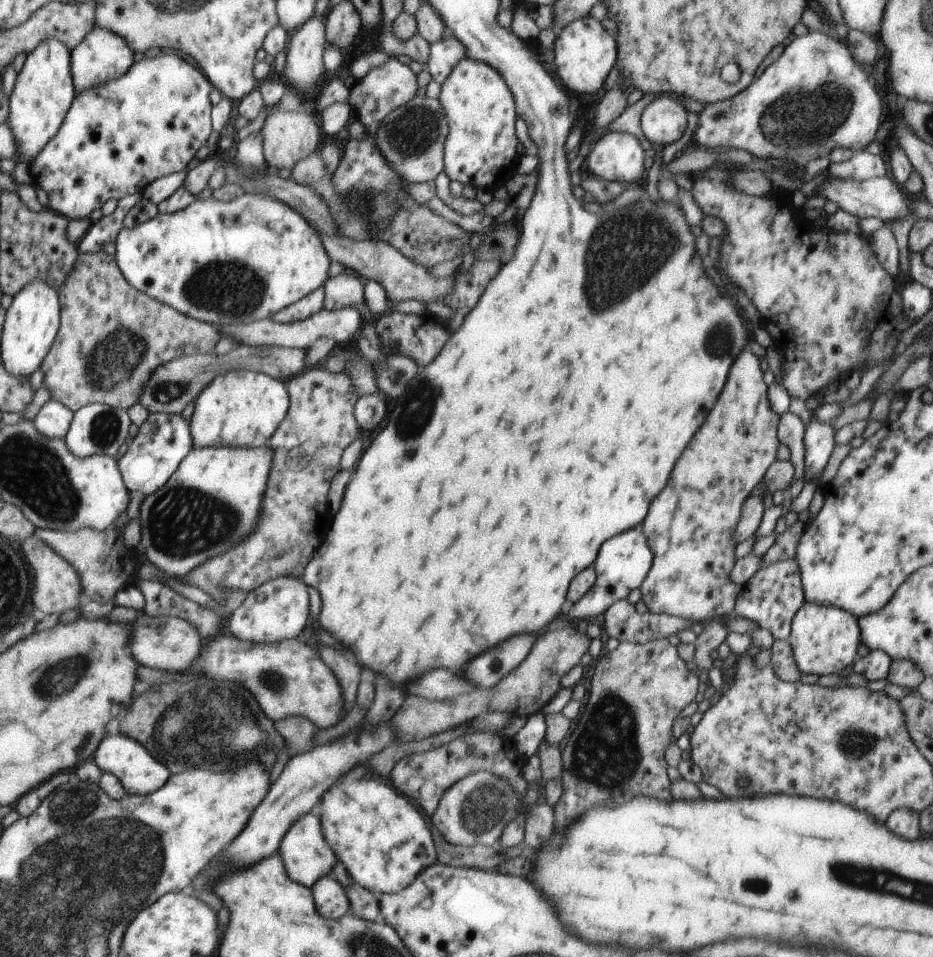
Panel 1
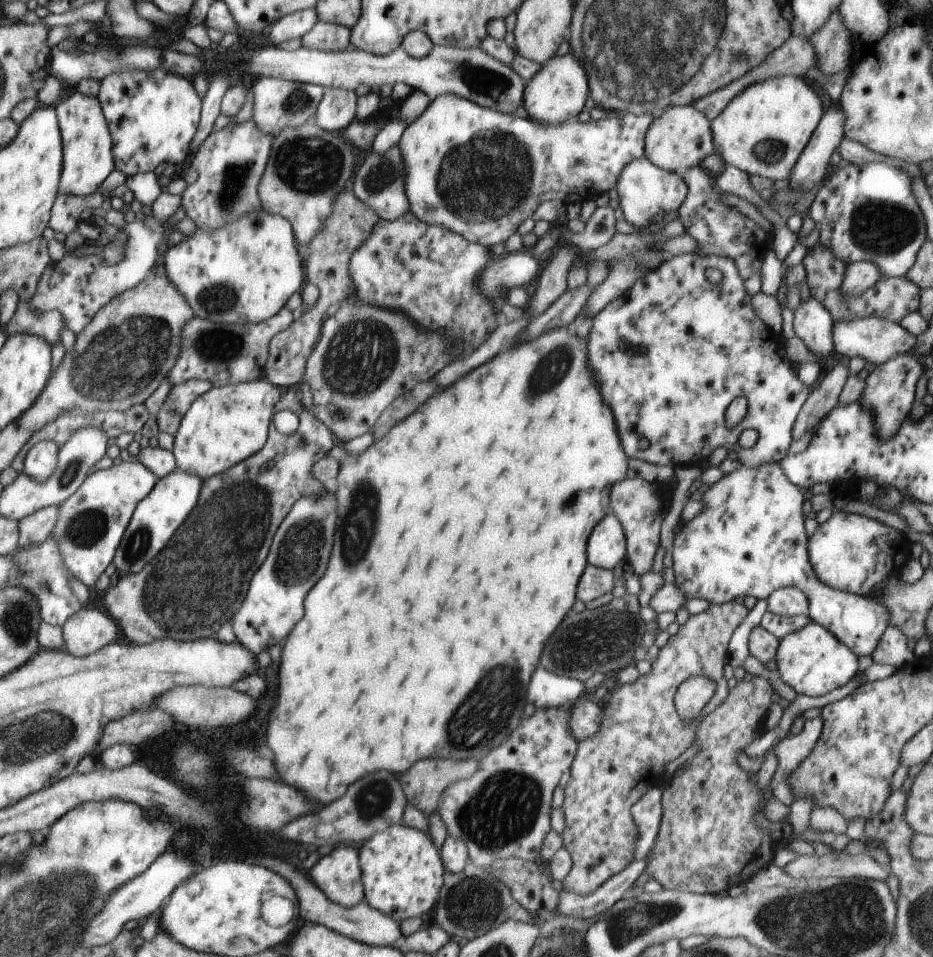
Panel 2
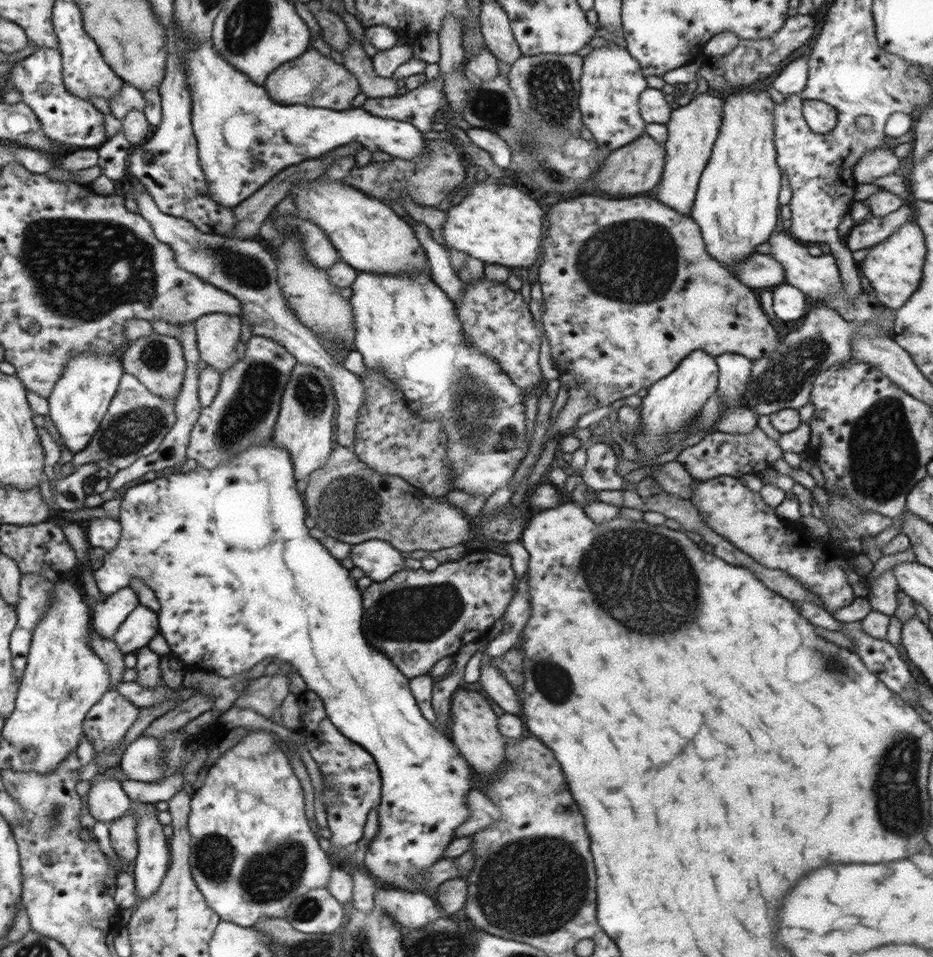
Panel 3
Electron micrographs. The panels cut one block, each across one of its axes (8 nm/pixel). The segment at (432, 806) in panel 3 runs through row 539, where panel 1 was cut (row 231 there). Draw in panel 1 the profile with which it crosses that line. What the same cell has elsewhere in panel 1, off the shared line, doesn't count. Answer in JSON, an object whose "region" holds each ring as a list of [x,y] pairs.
{"region":[[[244,193],[234,200],[224,202],[224,200],[214,200],[213,197],[208,200],[195,200],[184,208],[173,213],[162,214],[158,213],[155,218],[147,222],[134,225],[133,228],[122,227],[118,232],[116,240],[116,258],[118,258],[119,268],[127,280],[140,292],[147,293],[148,296],[155,297],[156,300],[163,301],[164,304],[175,308],[178,312],[184,313],[190,318],[210,323],[213,325],[226,324],[242,324],[252,323],[255,320],[270,319],[279,310],[298,302],[304,296],[308,296],[314,290],[323,288],[326,281],[329,279],[329,268],[331,259],[329,258],[322,238],[318,236],[318,232],[290,206],[281,200],[266,194]]]}

